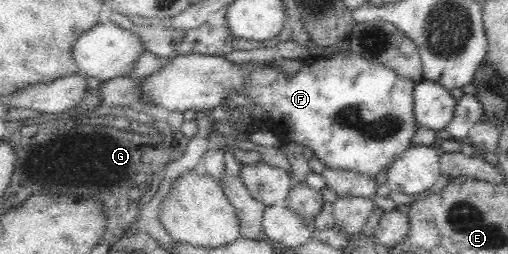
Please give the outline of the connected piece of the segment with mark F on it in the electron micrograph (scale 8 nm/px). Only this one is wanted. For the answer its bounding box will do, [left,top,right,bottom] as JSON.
[241,50,418,178]

